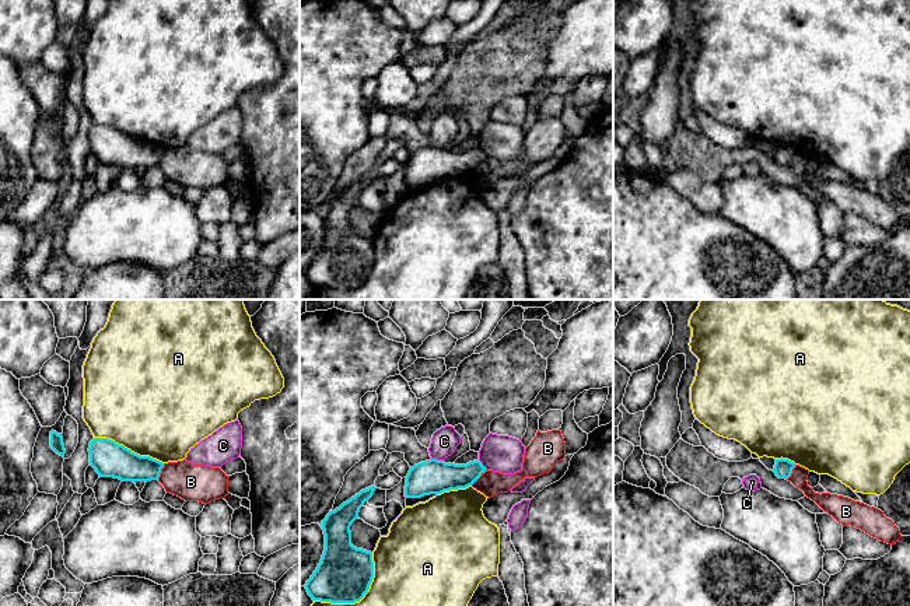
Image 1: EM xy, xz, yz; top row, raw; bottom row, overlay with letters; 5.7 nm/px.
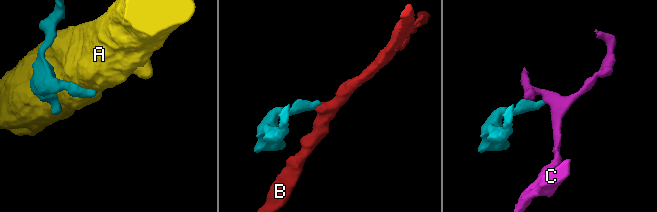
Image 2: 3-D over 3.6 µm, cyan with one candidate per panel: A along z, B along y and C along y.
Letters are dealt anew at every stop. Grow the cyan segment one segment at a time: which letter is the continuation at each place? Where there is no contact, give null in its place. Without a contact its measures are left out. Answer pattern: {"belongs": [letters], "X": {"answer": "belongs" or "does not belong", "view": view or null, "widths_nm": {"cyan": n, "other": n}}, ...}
{"belongs": [], "A": {"answer": "does not belong", "view": "xz", "widths_nm": {"cyan": 320, "other": 460}}, "B": {"answer": "does not belong", "view": "xy", "widths_nm": {"cyan": 190, "other": 220}}, "C": {"answer": "does not belong", "view": "xz", "widths_nm": {"cyan": 200, "other": 150}}}

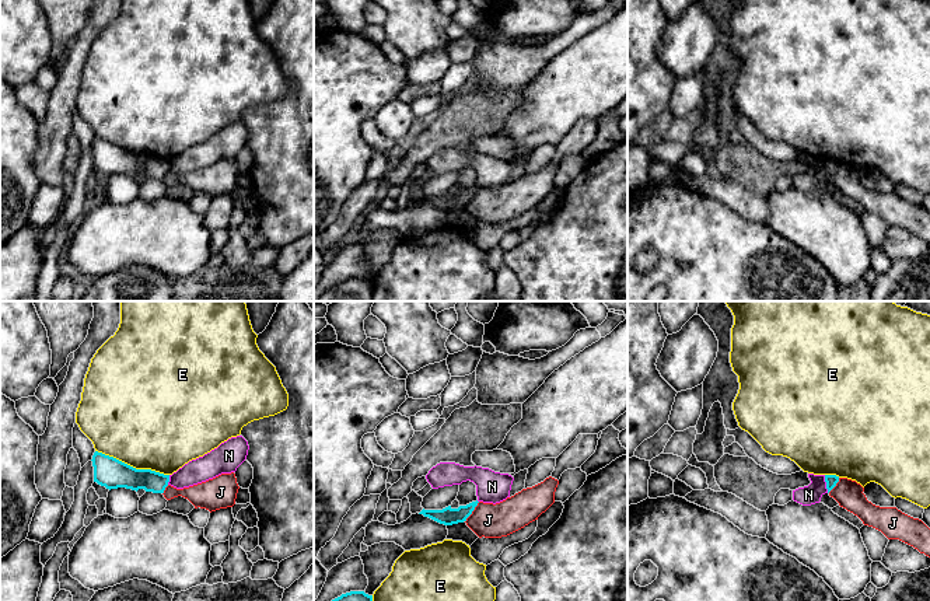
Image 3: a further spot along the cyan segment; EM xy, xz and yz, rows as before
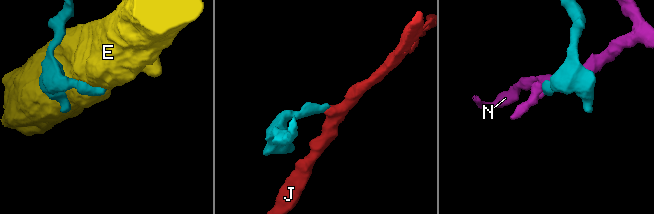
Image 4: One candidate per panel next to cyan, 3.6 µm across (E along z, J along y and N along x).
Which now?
{"belongs": [], "E": {"answer": "does not belong", "view": "xy", "widths_nm": {"cyan": 170, "other": 500}}, "J": {"answer": "does not belong", "view": "xz", "widths_nm": {"cyan": 100, "other": 200}}, "N": {"answer": "does not belong", "view": "yz", "widths_nm": {"cyan": 70, "other": 110}}}

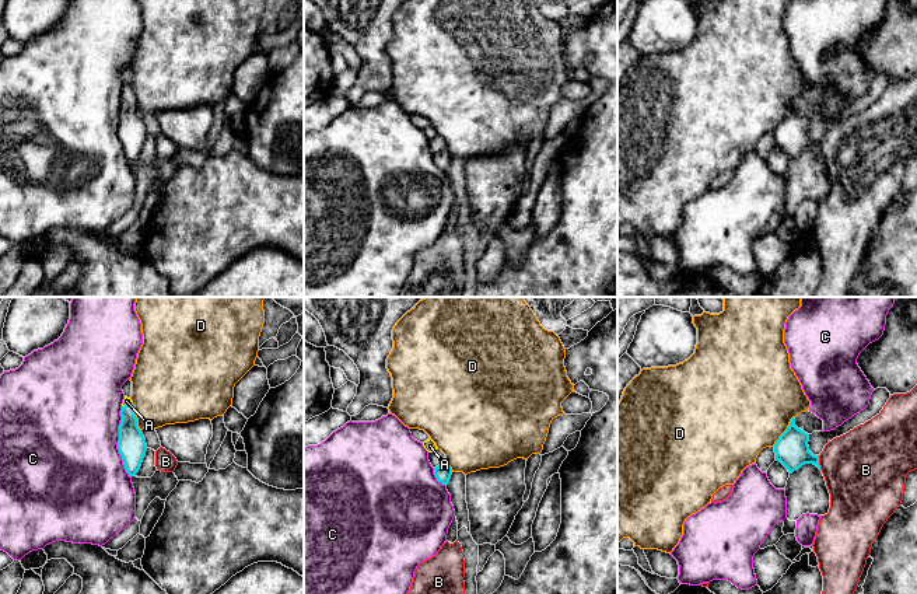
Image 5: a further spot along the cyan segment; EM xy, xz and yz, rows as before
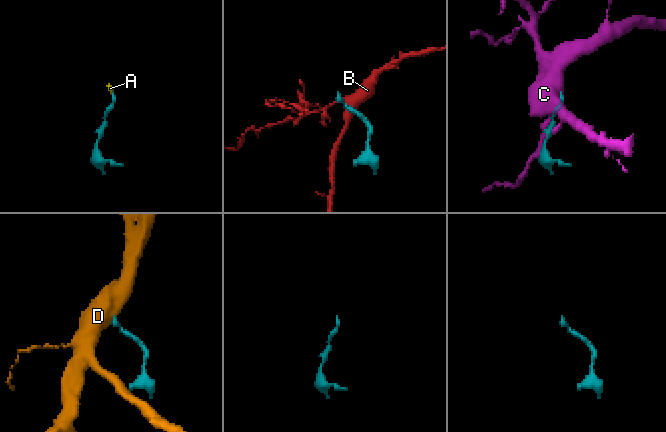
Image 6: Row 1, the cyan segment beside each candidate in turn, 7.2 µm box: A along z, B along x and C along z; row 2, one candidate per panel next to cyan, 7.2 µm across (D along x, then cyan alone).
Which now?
{"belongs": ["A"], "A": {"answer": "belongs", "view": "xy", "widths_nm": {"cyan": 160, "other": 50}}, "B": {"answer": "does not belong", "view": "yz", "widths_nm": {"cyan": 190, "other": 420}}, "C": {"answer": "does not belong", "view": "xy", "widths_nm": {"cyan": 160, "other": 500}}, "D": {"answer": "does not belong", "view": "yz", "widths_nm": {"cyan": 190, "other": 500}}}

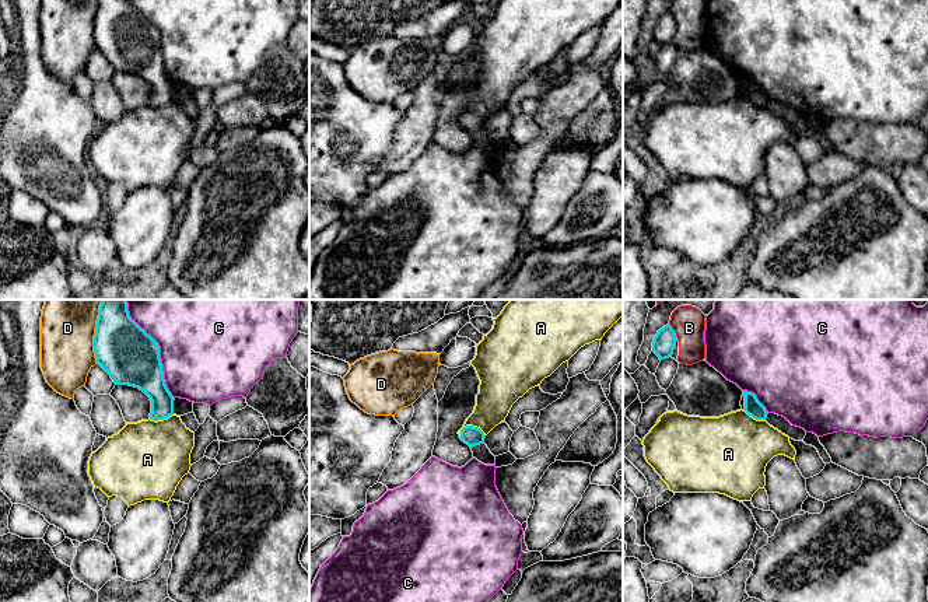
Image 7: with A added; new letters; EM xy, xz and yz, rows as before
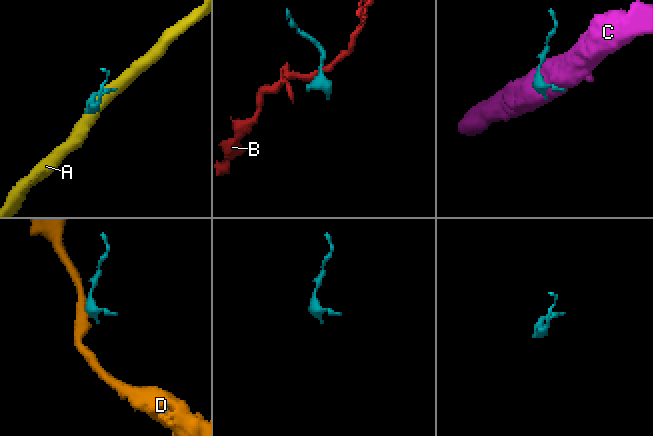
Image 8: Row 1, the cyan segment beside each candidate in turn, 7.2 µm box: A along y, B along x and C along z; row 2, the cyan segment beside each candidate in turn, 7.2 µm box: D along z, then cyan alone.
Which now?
{"belongs": [], "A": {"answer": "does not belong", "view": "xz", "widths_nm": {"cyan": 110, "other": 220}}, "B": {"answer": "does not belong", "view": "yz", "widths_nm": {"cyan": 130, "other": 170}}, "C": {"answer": "does not belong", "view": "xy", "widths_nm": {"cyan": 320, "other": 480}}, "D": {"answer": "does not belong", "view": "xy", "widths_nm": {"cyan": 320, "other": 300}}}

